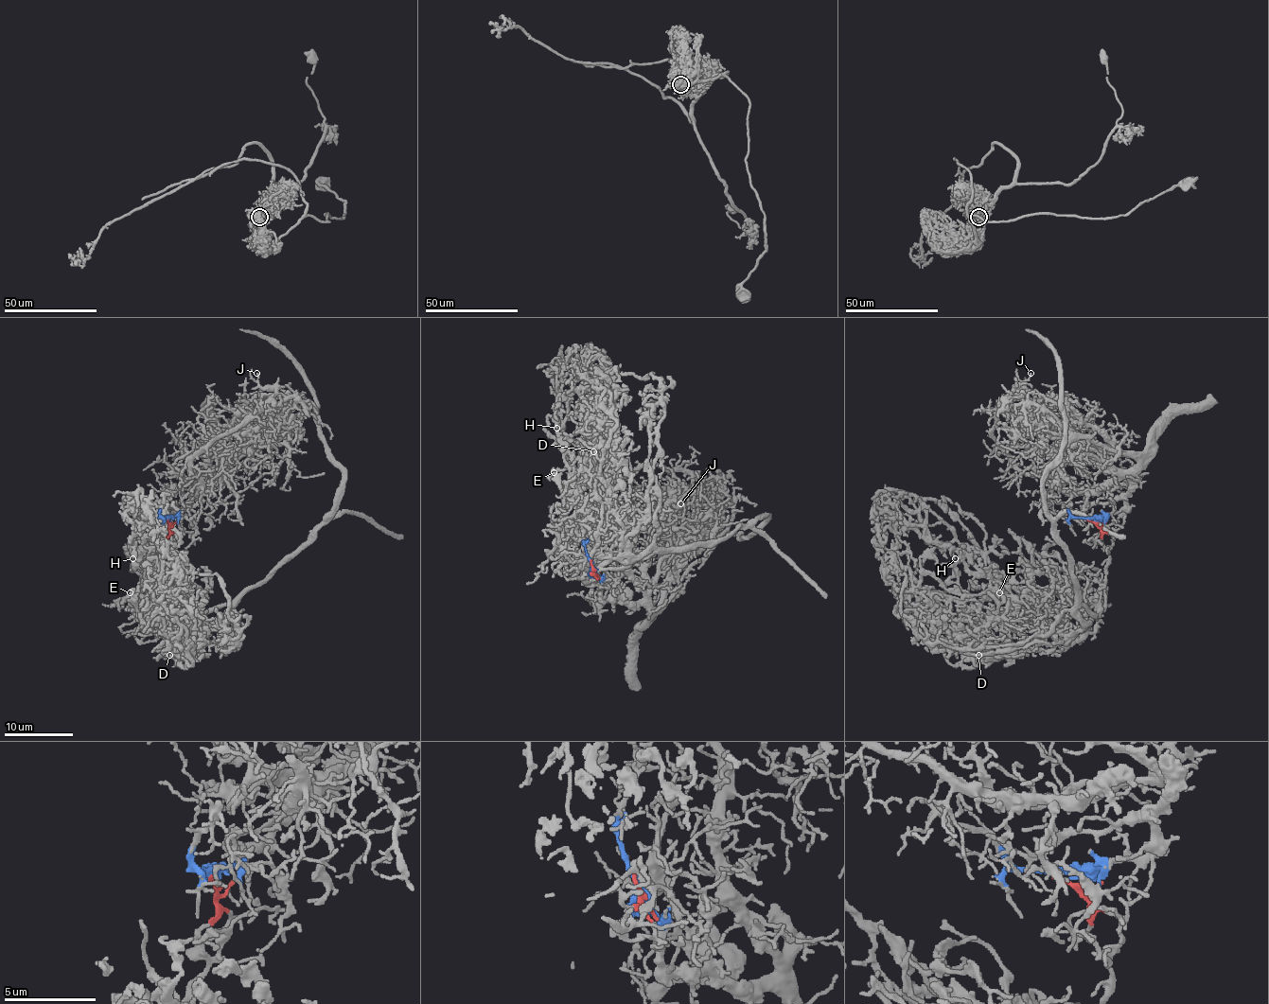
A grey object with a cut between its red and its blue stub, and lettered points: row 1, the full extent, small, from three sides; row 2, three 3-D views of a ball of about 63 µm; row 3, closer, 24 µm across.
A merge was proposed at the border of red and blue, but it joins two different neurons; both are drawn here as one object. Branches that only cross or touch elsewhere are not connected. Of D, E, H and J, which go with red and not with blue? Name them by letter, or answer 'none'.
D, E, H

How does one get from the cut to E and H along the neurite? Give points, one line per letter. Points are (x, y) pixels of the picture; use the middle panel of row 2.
E: (590, 561), (596, 585), (577, 578), (585, 505), (576, 497), (562, 499), (554, 473)
H: (590, 561), (596, 585), (577, 578), (581, 566), (576, 482), (562, 456), (556, 428)

